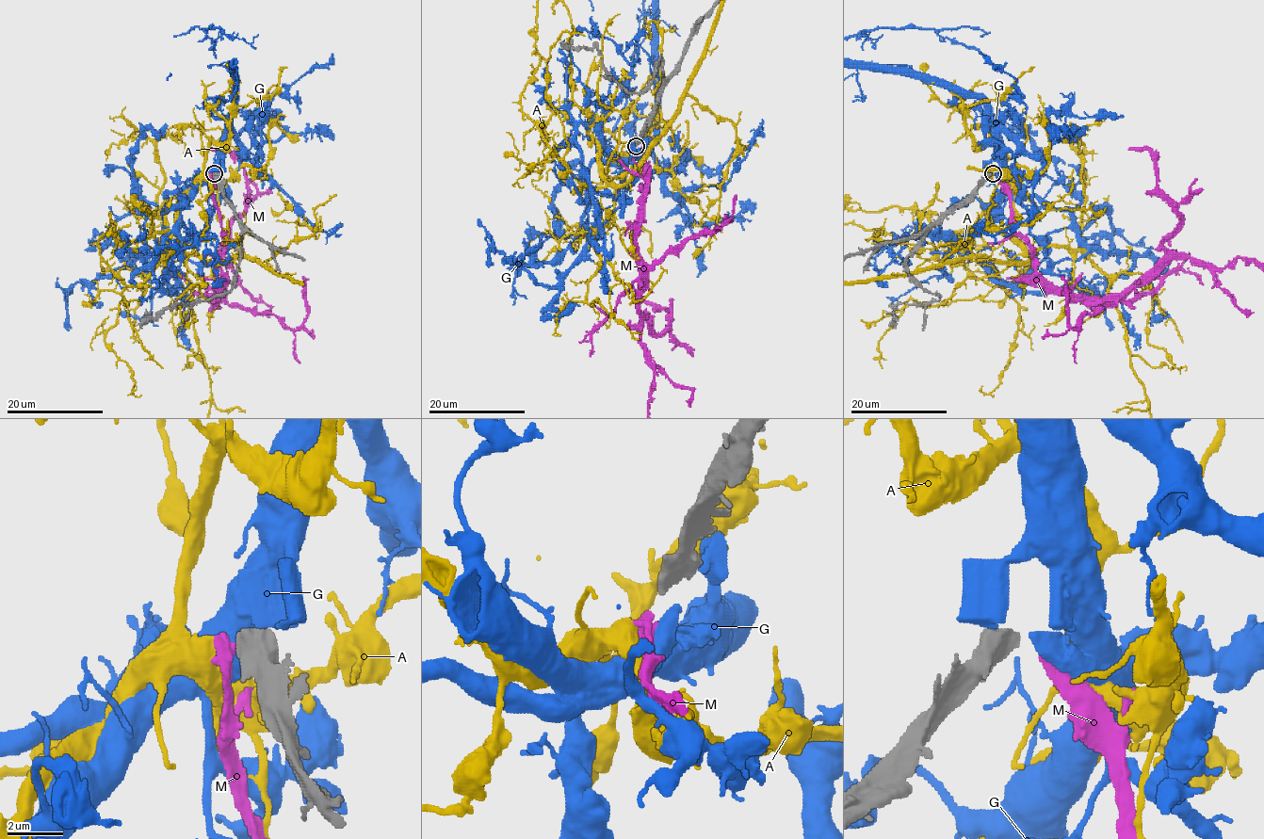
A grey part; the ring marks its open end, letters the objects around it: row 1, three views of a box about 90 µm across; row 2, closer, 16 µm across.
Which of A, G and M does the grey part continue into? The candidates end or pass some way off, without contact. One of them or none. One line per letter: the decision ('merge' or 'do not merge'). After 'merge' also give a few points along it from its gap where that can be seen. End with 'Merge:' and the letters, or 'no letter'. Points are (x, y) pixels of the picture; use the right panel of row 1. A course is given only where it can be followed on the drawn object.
A: do not merge
G: do not merge
M: do not merge
Merge: no letter

